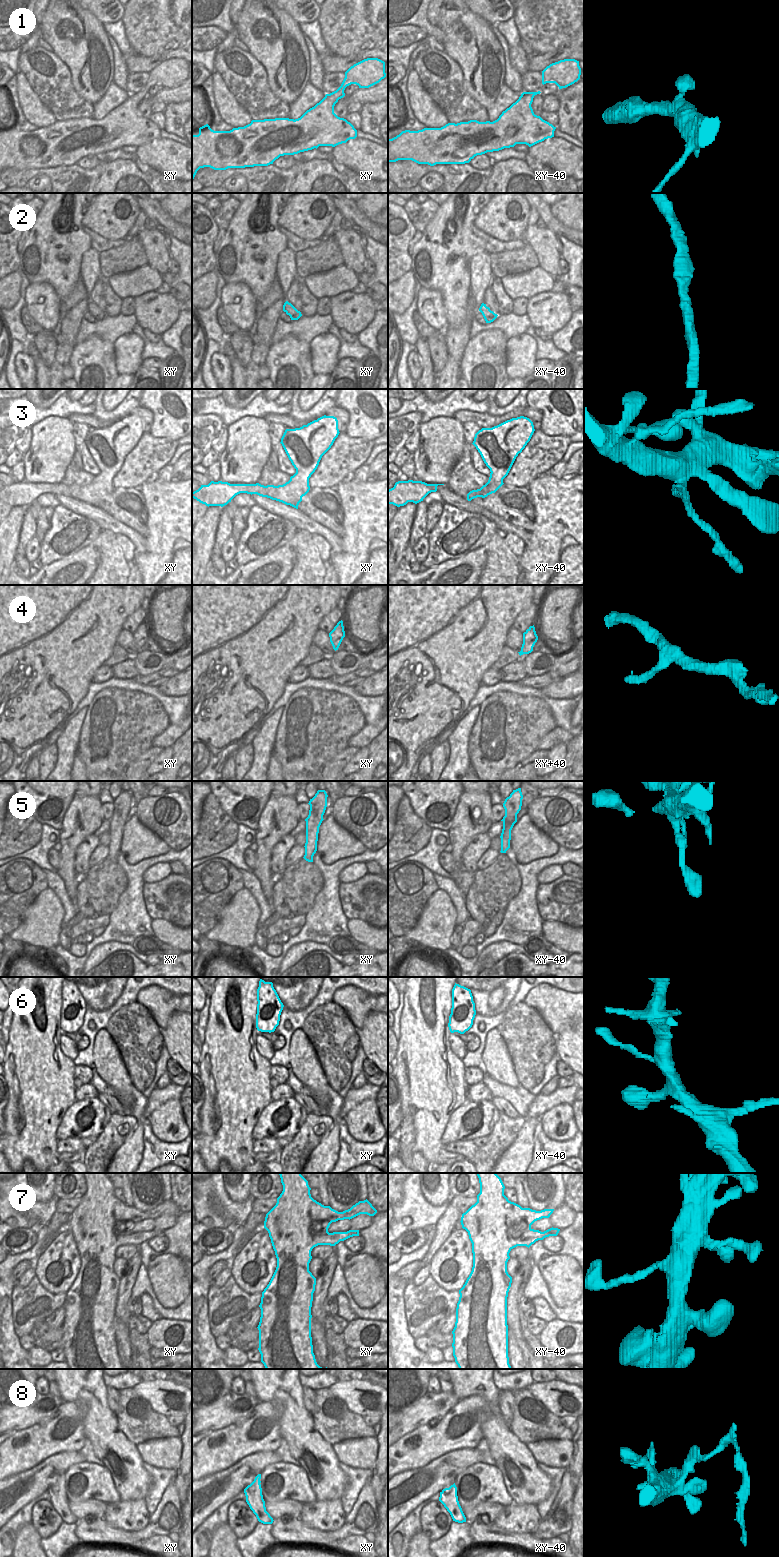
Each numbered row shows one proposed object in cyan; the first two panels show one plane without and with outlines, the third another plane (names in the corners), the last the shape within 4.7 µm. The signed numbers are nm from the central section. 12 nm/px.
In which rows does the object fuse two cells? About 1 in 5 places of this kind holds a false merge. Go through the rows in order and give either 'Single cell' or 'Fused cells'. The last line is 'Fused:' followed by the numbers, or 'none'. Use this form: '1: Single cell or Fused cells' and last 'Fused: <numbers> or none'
1: Single cell
2: Single cell
3: Fused cells
4: Single cell
5: Single cell
6: Single cell
7: Single cell
8: Fused cells
Fused: 3, 8.

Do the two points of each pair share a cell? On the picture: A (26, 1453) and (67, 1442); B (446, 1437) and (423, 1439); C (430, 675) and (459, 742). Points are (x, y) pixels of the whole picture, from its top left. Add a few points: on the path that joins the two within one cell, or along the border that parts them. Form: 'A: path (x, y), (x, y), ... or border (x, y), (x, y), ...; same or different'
A: path (36, 1443), (57, 1442); same
B: path (440, 1439), (429, 1439); same
C: border (461, 717), (453, 730); different

